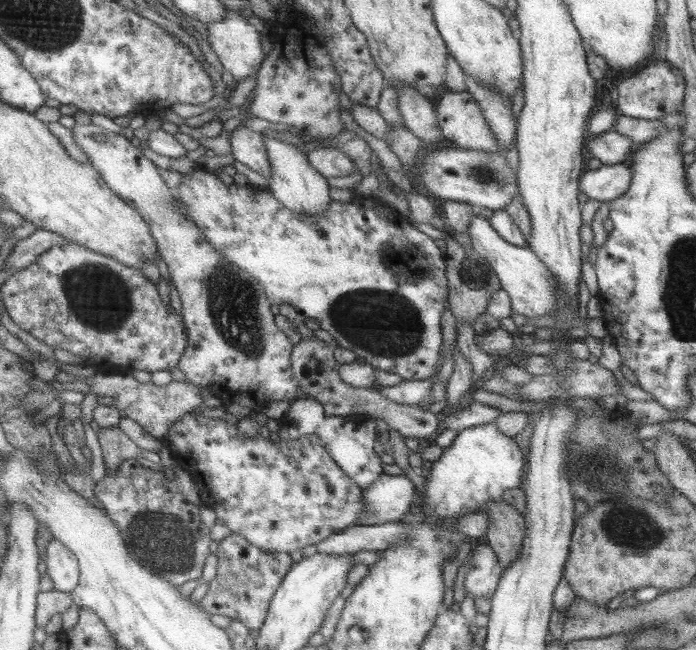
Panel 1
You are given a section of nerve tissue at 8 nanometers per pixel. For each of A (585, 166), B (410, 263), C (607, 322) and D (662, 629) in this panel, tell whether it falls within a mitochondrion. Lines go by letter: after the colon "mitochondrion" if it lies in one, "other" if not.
A: other
B: mitochondrion
C: other
D: mitochondrion

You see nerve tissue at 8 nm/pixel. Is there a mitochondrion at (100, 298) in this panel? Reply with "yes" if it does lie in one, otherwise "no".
yes

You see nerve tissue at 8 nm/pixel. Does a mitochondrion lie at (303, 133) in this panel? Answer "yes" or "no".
no

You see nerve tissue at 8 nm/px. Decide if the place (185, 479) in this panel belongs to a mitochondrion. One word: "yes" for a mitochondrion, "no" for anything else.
no

